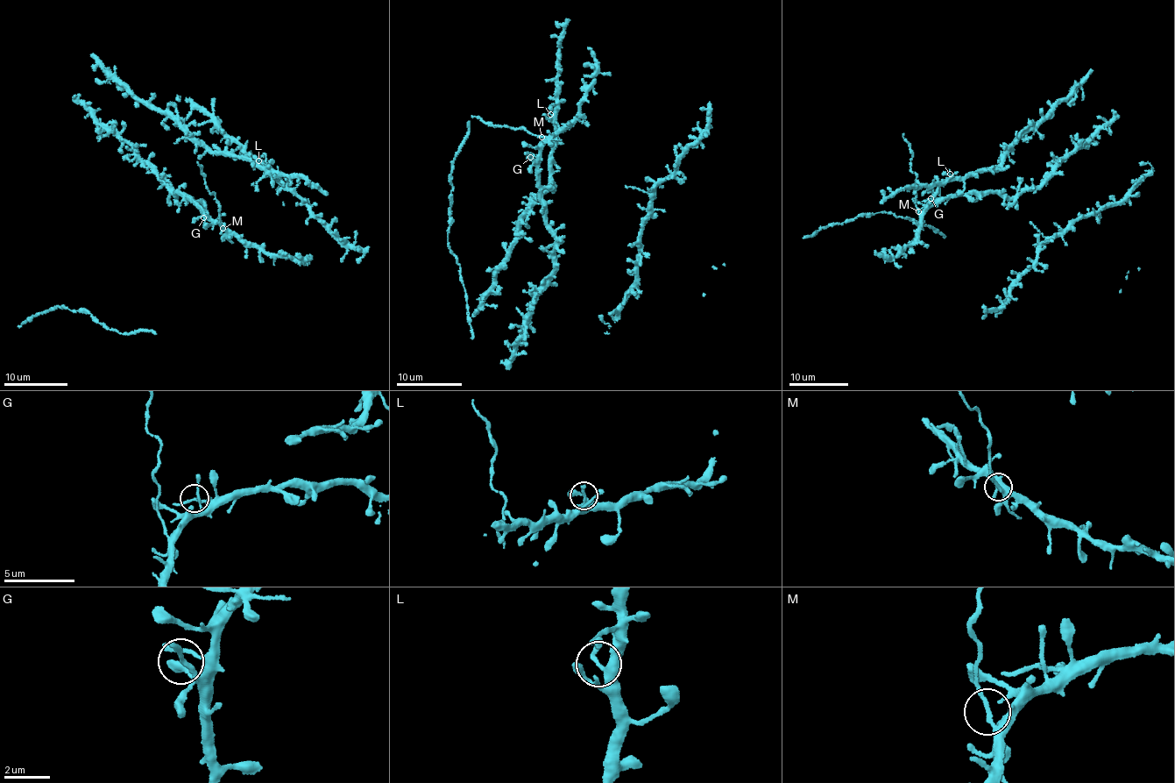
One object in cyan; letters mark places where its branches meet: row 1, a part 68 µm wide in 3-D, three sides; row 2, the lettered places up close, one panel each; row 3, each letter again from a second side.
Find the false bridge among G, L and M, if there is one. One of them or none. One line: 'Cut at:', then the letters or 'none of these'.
Cut at: M

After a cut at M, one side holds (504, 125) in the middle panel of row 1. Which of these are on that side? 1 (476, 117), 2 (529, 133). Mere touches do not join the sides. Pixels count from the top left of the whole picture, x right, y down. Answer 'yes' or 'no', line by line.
1: yes
2: yes

